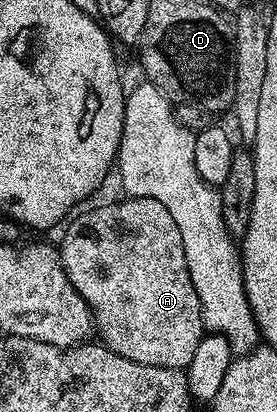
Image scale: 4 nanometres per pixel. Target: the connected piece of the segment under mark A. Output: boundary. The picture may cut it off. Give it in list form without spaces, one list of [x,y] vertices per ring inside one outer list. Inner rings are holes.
[[[122,197],[119,203],[106,203],[103,207],[94,207],[91,211],[84,212],[83,215],[77,215],[75,214],[65,224],[66,232],[62,235],[62,243],[60,242],[62,268],[66,274],[66,280],[70,282],[73,294],[77,298],[83,299],[90,307],[90,315],[94,318],[94,331],[97,338],[111,351],[120,353],[120,357],[128,357],[132,361],[140,361],[144,365],[160,365],[179,369],[189,367],[192,357],[196,354],[196,345],[200,345],[204,334],[202,306],[200,297],[196,297],[196,288],[192,286],[192,277],[188,273],[188,261],[184,257],[184,241],[180,241],[180,229],[176,229],[176,221],[172,221],[172,213],[168,213],[168,209],[164,209],[164,205],[160,205],[158,199]]]

